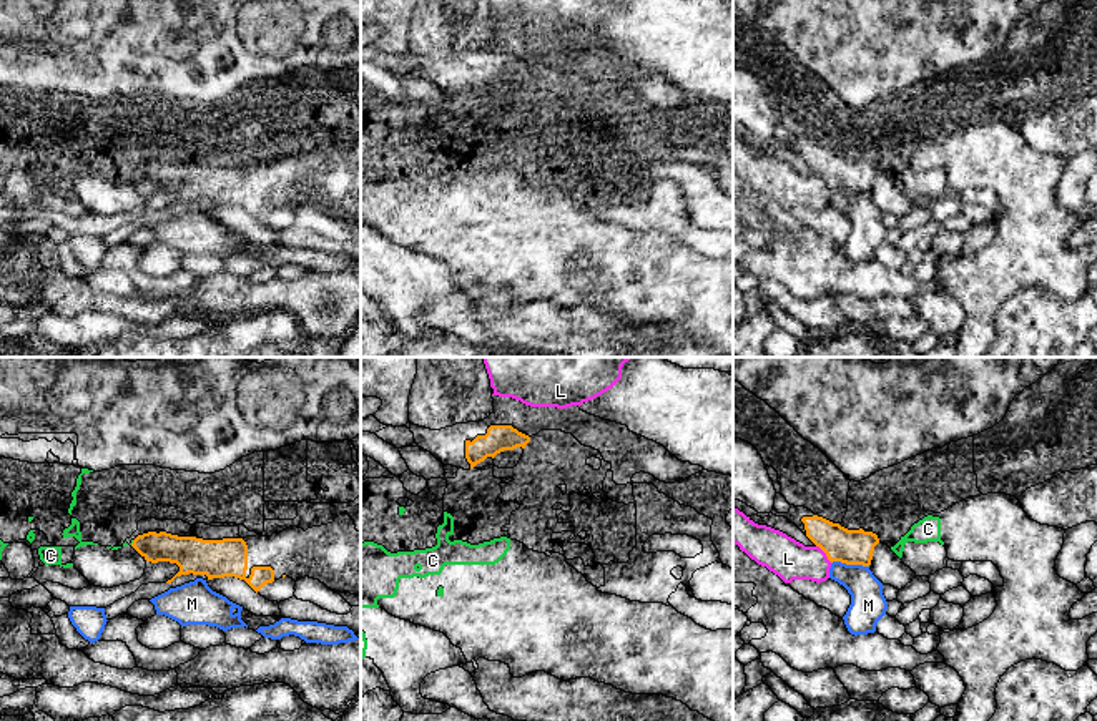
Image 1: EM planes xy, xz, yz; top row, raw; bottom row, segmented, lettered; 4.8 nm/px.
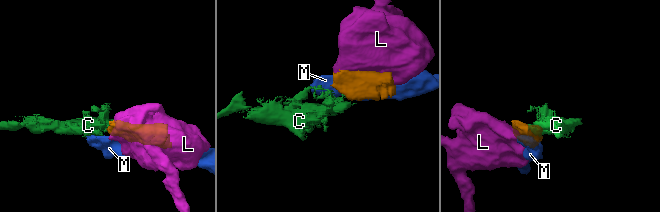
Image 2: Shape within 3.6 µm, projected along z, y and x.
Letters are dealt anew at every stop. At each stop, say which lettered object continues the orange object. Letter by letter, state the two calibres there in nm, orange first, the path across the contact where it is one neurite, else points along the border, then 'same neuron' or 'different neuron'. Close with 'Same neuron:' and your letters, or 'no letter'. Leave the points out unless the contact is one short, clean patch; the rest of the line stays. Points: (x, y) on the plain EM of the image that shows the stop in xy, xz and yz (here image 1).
C: 140/20 nm | along xy (133, 168), (130, 171) | different neuron
L: 180/190 nm | different neuron
M: 180/180 nm | different neuron
Same neuron: no letter

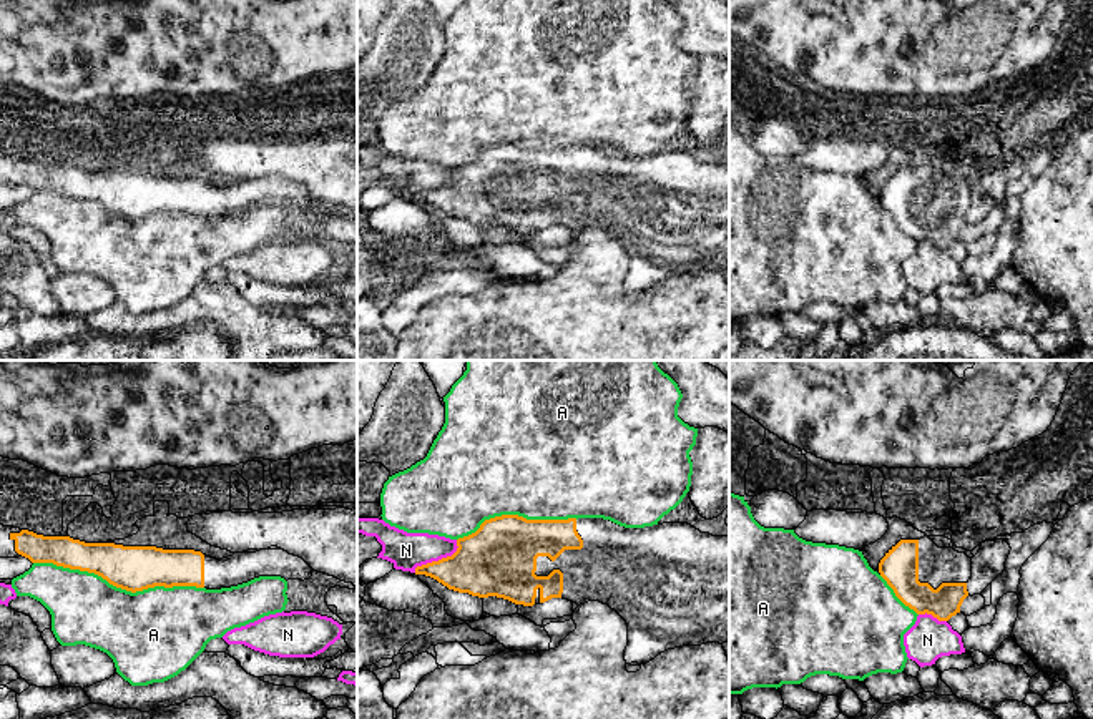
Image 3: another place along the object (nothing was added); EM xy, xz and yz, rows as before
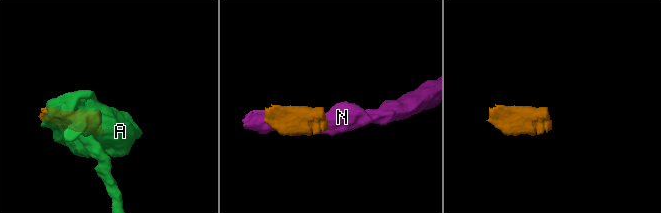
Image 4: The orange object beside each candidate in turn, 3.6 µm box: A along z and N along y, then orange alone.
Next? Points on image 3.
A: 220/400 nm | different neuron
N: 320/180 nm | different neuron
Same neuron: no letter

